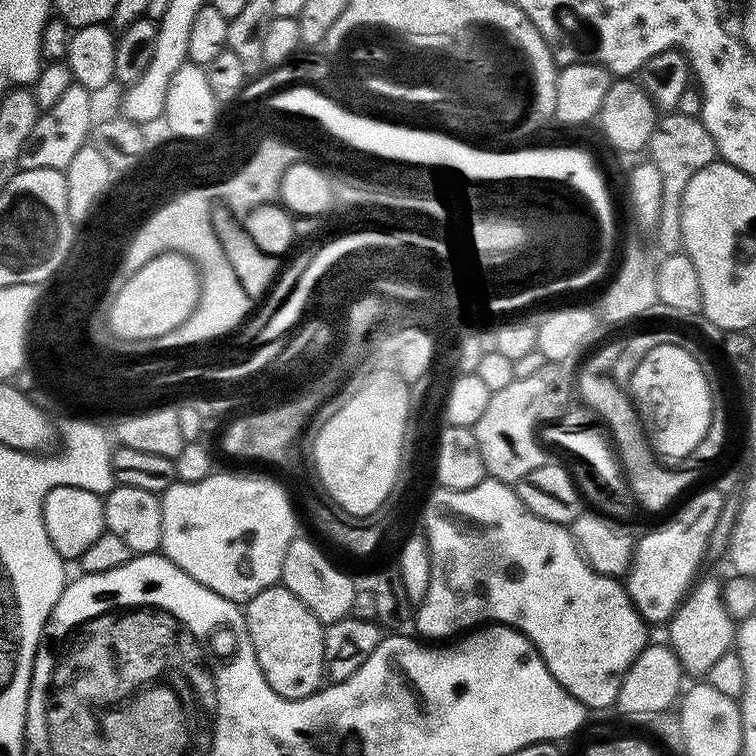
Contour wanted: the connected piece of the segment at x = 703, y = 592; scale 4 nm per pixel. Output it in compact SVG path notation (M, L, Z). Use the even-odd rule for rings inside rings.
M712 576L699 580L691 585L690 591L680 601L676 613L666 624L667 643L674 650L685 673L689 677L696 676L692 678L707 677L710 666L714 666L714 662L718 662L722 654L733 651L736 639L736 624L724 604L724 589L721 581L719 579L716 581Z

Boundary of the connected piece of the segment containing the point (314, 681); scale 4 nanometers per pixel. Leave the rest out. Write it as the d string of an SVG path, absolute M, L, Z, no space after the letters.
M283 586L262 590L242 608L244 625L254 646L254 654L266 682L287 700L306 698L325 683L325 625L296 595Z

